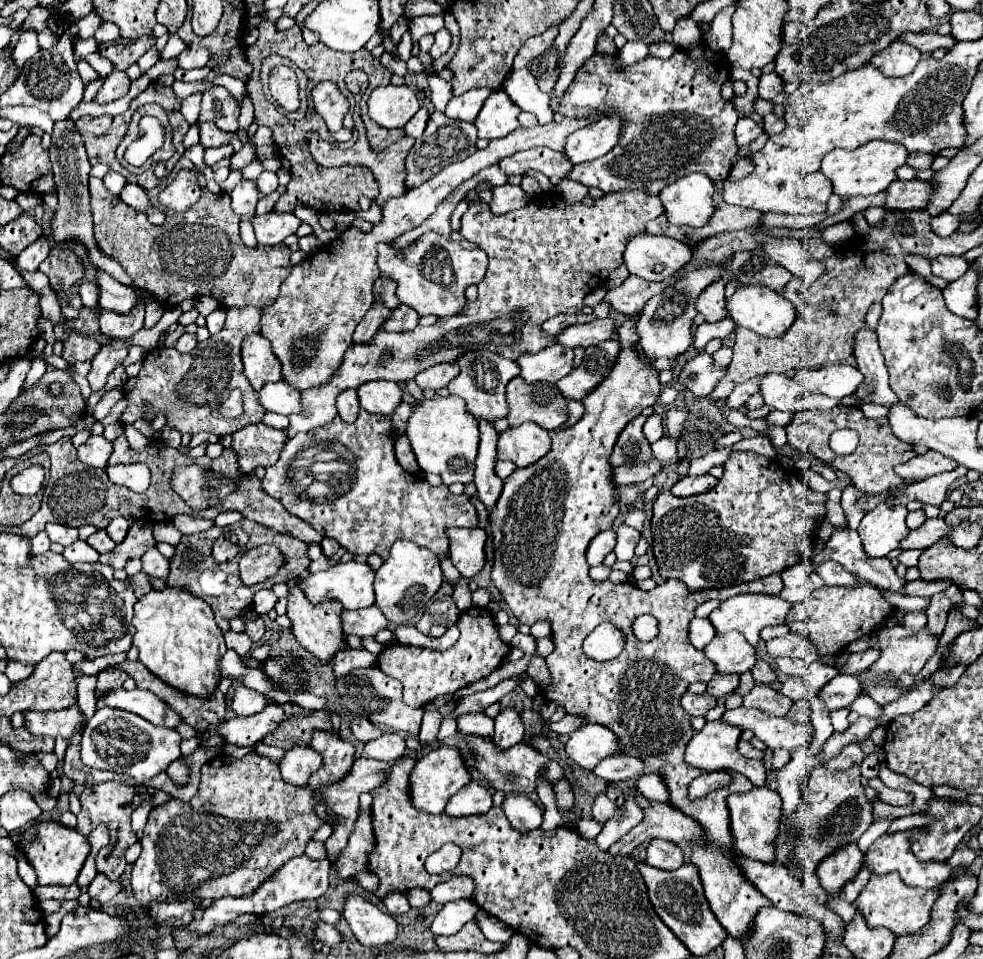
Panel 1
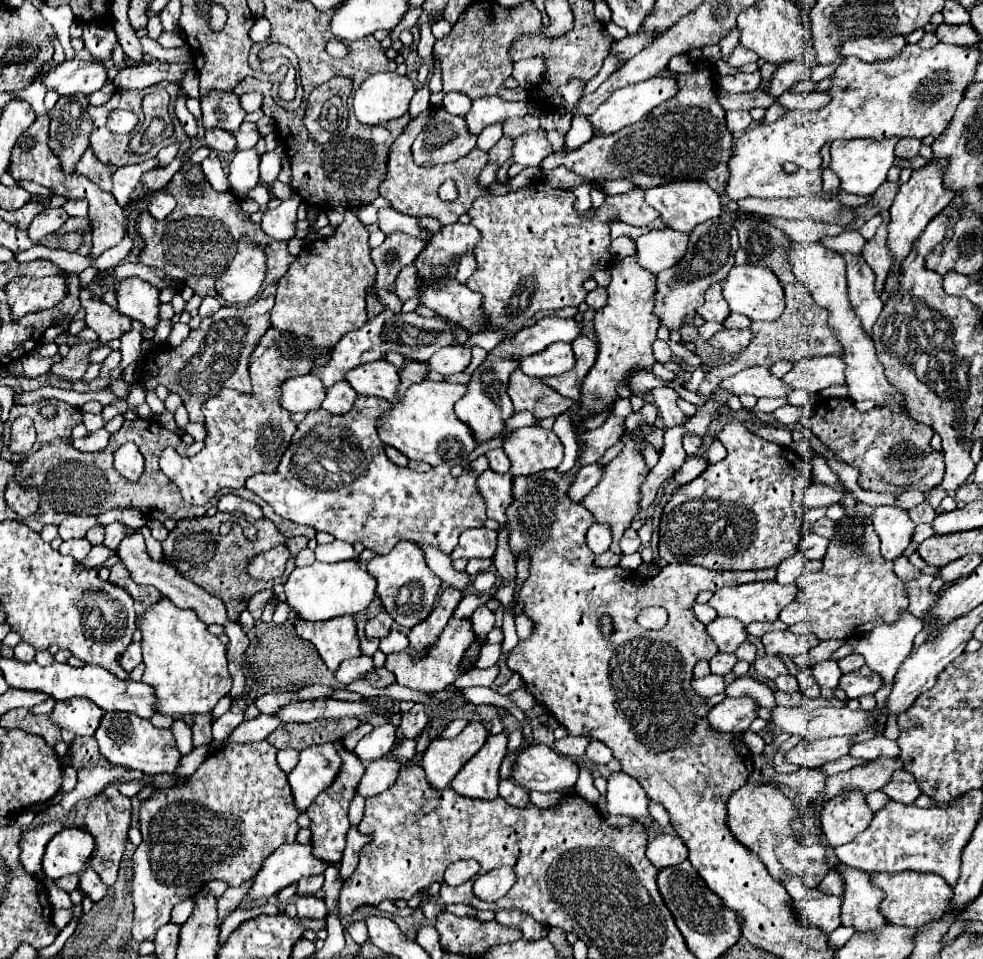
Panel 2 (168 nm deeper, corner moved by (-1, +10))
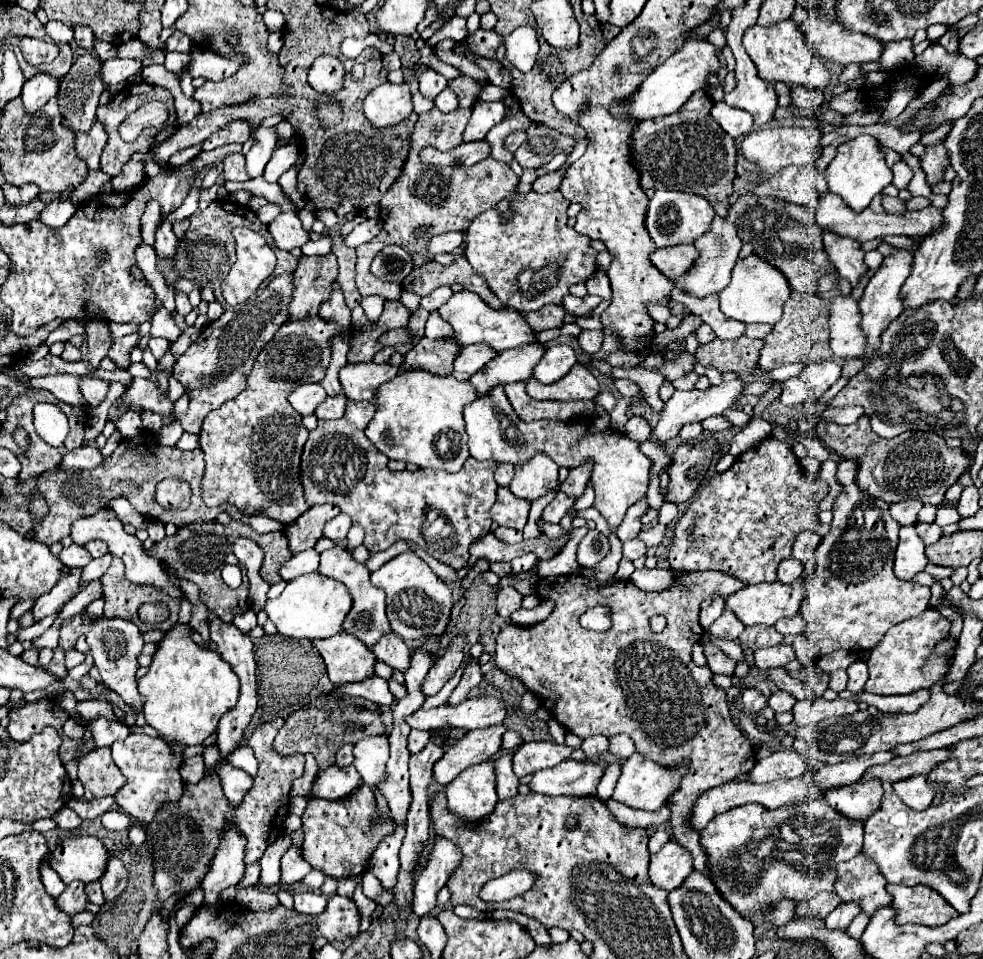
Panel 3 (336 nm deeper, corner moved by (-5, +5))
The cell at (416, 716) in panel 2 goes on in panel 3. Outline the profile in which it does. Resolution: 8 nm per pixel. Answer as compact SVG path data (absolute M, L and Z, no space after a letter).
M410 732L408 734L408 752L410 754L420 752L428 744L428 740L430 740L428 732Z

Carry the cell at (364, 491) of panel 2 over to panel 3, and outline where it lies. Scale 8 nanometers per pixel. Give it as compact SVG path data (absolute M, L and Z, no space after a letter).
M348 400L340 420L320 420L304 444L302 480L308 504L338 504L366 532L368 552L380 552L398 540L418 542L438 562L454 570L466 568L470 546L490 532L490 508L496 500L496 462L468 458L460 472L414 470L390 472L384 454L376 452L364 430L374 416L374 404Z

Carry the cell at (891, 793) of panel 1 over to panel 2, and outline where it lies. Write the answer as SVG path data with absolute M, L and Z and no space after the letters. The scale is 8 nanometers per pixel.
M896 769L892 773L892 779L890 783L886 783L882 787L882 791L892 799L892 801L898 801L898 803L904 803L904 805L910 805L918 795L920 795L920 787L916 783L916 779L912 779L912 775L908 775L906 771L902 769Z

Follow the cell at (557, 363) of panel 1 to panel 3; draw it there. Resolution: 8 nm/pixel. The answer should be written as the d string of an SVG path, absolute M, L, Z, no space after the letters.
M550 346L548 352L544 352L542 360L536 364L534 376L542 384L552 384L564 378L574 364L576 364L576 354L570 346Z

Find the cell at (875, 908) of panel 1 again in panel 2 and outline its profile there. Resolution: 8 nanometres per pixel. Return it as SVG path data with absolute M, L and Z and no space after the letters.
M870 873L870 879L878 889L884 891L884 899L878 905L880 913L888 919L888 923L902 927L920 927L932 919L938 919L948 907L948 899L952 897L952 887L948 887L948 883L936 873Z

